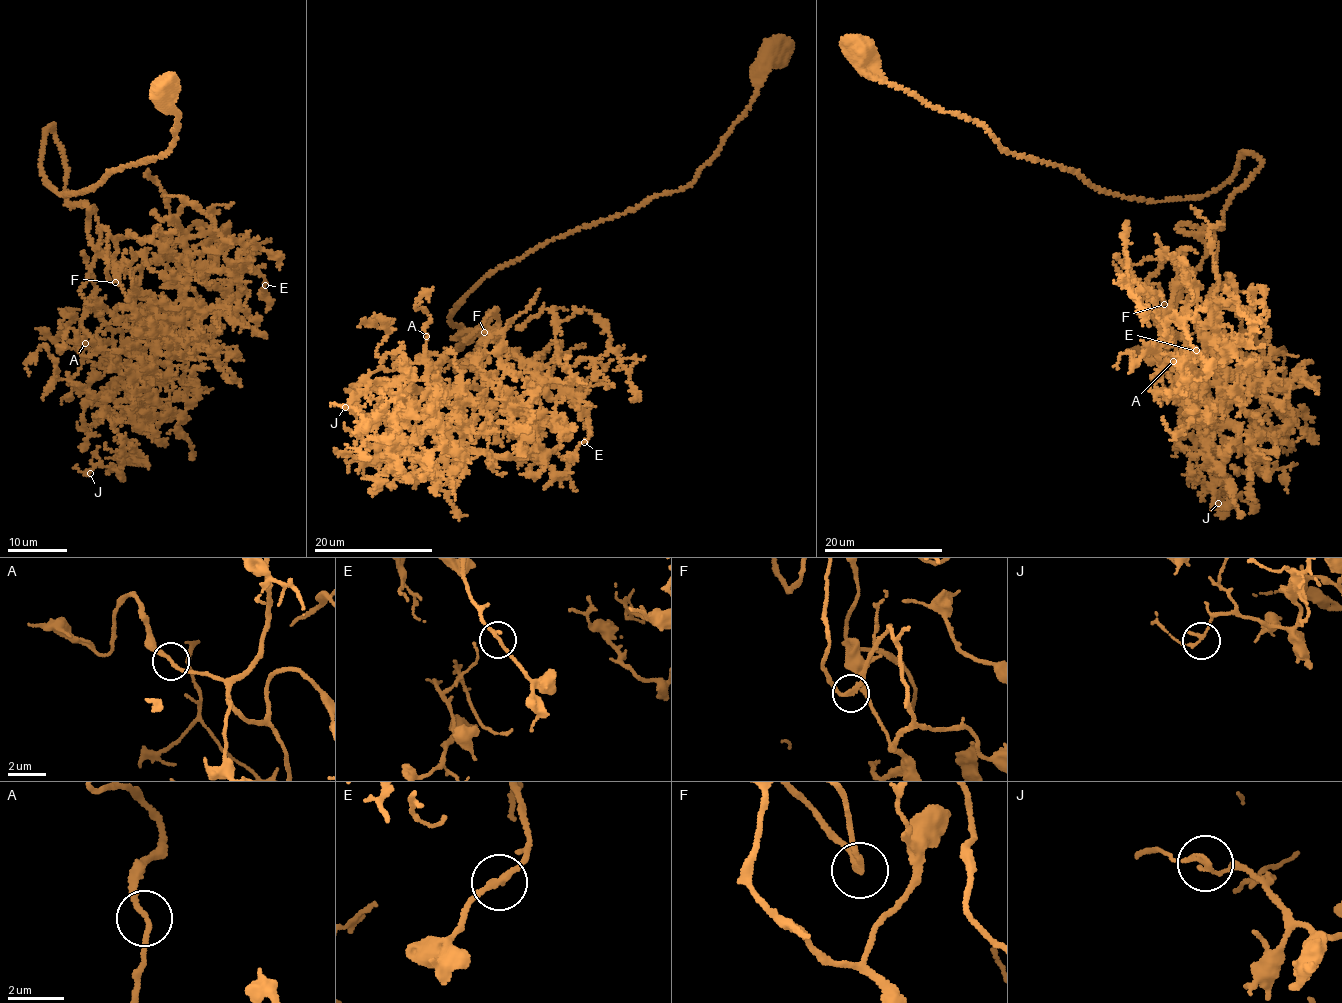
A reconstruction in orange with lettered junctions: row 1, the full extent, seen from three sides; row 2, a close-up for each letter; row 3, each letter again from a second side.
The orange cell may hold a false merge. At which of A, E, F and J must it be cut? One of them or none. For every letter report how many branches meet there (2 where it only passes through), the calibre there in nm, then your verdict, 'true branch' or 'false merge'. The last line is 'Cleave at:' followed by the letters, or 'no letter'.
A: 2 | 180 nm | true branch
E: 2 | 200 nm | true branch
F: 2 | 190 nm | true branch
J: 2 | 180 nm | true branch
Cleave at: no letter

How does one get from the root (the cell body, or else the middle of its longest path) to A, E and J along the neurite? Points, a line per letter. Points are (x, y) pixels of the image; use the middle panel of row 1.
A: (773, 53), (695, 179), (492, 270), (450, 319), (456, 351), (490, 313), (472, 354), (421, 360), (426, 336)
E: (773, 53), (695, 179), (452, 313), (456, 351), (490, 313), (465, 341), (499, 325), (584, 442)
J: (773, 53), (695, 179), (345, 407)

